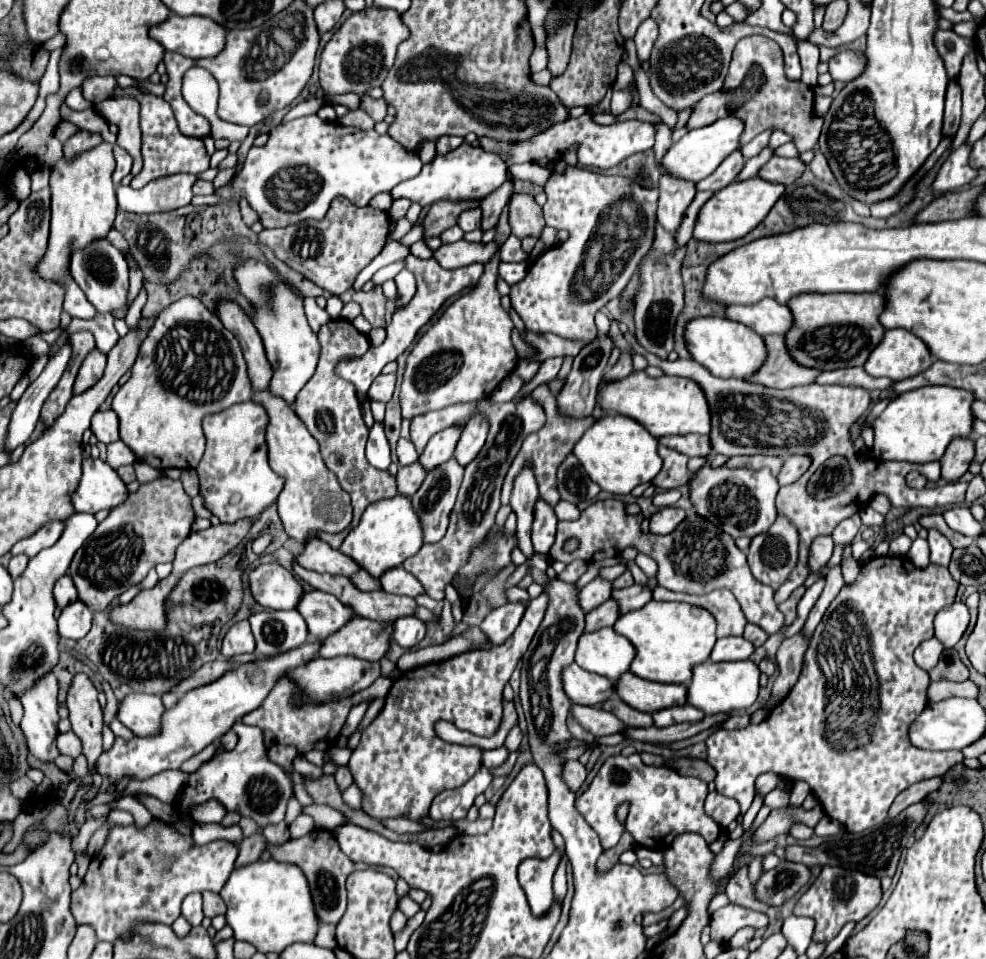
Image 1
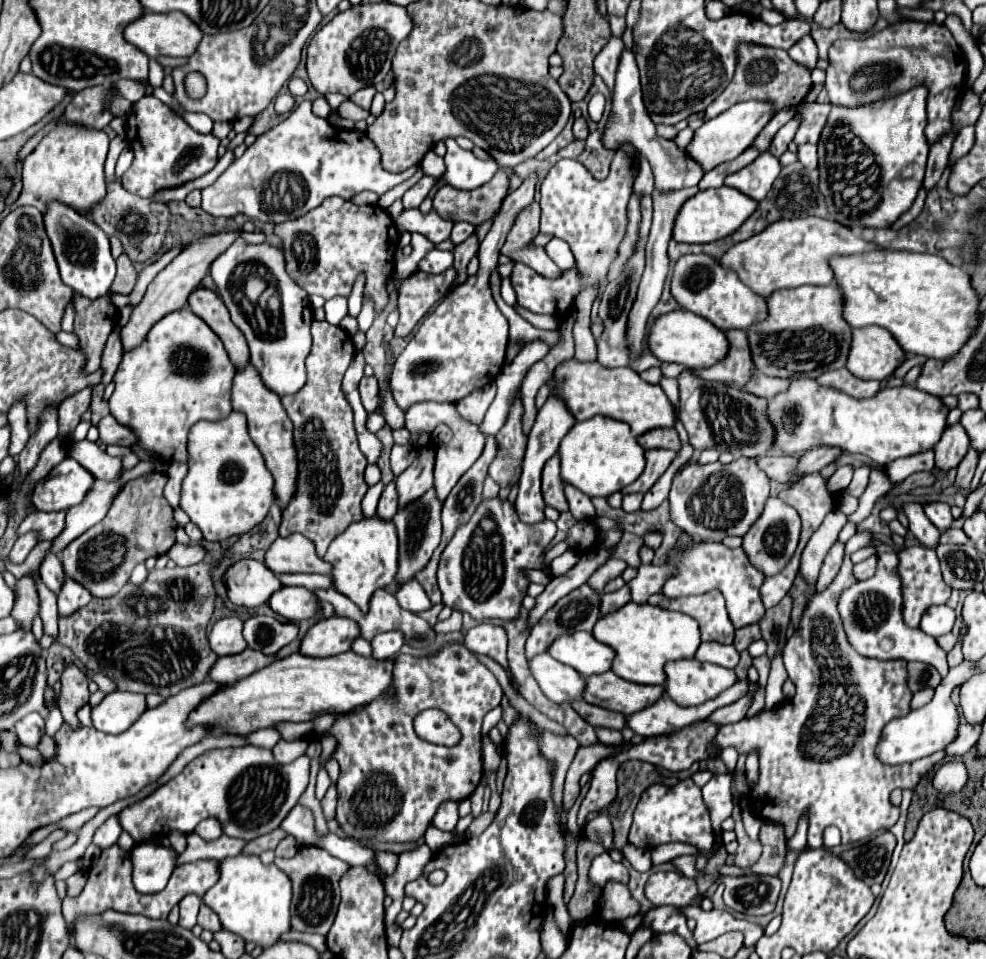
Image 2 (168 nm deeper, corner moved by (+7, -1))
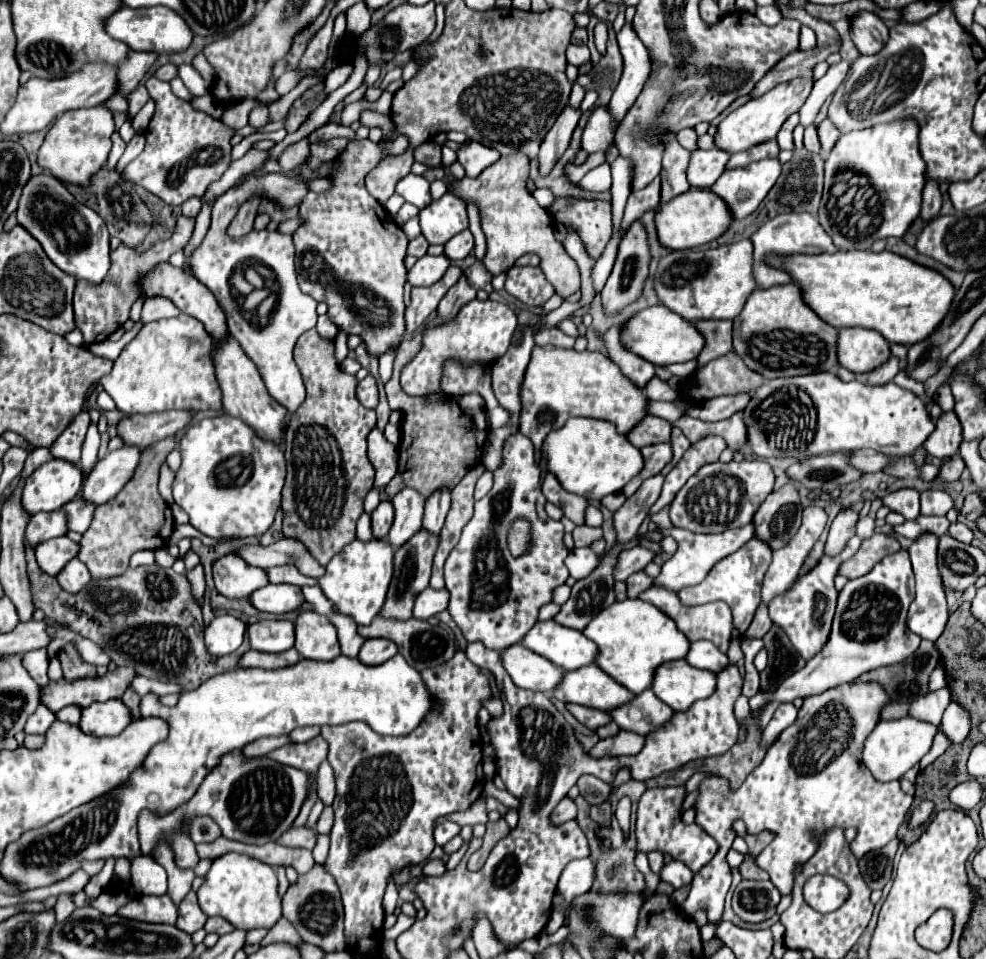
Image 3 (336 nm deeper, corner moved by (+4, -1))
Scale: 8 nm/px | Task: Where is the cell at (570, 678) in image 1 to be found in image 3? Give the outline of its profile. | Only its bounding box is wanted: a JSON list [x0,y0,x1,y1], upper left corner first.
[500,643,564,693]

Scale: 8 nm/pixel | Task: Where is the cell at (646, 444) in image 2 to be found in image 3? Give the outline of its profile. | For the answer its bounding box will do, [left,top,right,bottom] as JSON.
[626,415,670,449]

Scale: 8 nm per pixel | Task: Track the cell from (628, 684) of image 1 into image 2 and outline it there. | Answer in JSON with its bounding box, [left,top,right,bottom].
[583,671,663,715]

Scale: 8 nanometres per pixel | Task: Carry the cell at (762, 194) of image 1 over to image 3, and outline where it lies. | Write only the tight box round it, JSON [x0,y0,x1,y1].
[654,189,732,251]

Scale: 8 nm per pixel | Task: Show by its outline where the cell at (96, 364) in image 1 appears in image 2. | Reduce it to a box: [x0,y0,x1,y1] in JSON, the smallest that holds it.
[59,389,91,441]

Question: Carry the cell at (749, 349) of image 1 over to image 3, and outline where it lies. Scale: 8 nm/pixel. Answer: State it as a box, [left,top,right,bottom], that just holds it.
[620,305,704,365]

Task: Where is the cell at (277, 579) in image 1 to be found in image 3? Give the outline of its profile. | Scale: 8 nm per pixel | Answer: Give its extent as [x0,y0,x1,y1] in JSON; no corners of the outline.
[212,553,268,599]

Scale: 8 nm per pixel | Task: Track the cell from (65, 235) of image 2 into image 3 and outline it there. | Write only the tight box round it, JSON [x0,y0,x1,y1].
[16,173,110,283]

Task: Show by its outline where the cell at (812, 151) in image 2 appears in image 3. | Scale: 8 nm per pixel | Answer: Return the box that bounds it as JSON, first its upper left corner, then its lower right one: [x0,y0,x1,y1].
[803,124,821,153]

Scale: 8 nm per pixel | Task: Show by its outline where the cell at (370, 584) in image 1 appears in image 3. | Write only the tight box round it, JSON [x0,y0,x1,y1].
[266,565,316,587]

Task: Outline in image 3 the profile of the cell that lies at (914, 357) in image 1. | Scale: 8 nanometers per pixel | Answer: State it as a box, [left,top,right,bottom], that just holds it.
[838,329,890,373]

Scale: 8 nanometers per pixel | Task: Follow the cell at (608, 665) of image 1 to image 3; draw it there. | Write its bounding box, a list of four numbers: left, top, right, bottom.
[522,621,598,671]

